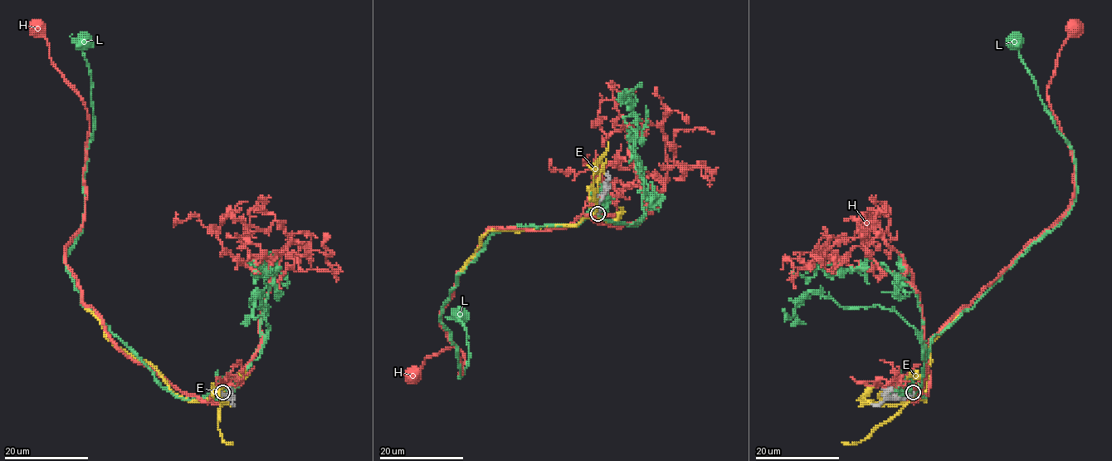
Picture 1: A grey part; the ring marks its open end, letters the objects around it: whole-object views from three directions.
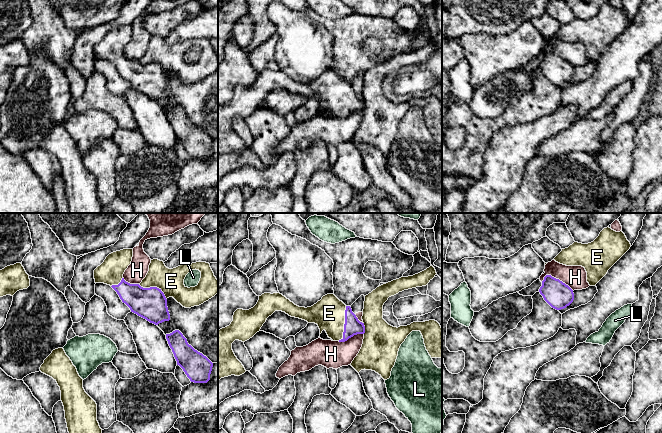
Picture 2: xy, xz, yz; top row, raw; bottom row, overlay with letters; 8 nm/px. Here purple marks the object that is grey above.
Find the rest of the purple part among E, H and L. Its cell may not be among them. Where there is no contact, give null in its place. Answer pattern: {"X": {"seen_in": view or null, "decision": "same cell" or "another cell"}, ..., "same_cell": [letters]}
{"E": {"seen_in": "xz", "decision": "same cell"}, "H": {"seen_in": "yz", "decision": "another cell"}, "L": {"seen_in": null, "decision": "another cell"}, "same_cell": ["E"]}

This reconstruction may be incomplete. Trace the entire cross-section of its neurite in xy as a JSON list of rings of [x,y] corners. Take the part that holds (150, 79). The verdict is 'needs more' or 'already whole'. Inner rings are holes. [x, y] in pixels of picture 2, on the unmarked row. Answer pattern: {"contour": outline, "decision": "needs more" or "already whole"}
{"contour": [[[123,25],[109,30],[104,38],[94,46],[95,59],[104,59],[110,61],[119,71],[131,88],[146,95],[150,99],[158,101],[164,97],[170,96],[170,90],[167,83],[167,75],[173,73],[178,79],[185,84],[199,82],[208,77],[218,69],[218,56],[209,39],[196,38],[192,40],[180,41],[176,44],[169,45],[163,37],[158,35],[151,36],[149,47],[140,60],[130,60],[123,54],[123,50],[131,40],[133,25]],[[192,46],[199,46],[201,54],[197,62],[186,63],[184,55]]], "decision": "needs more"}

